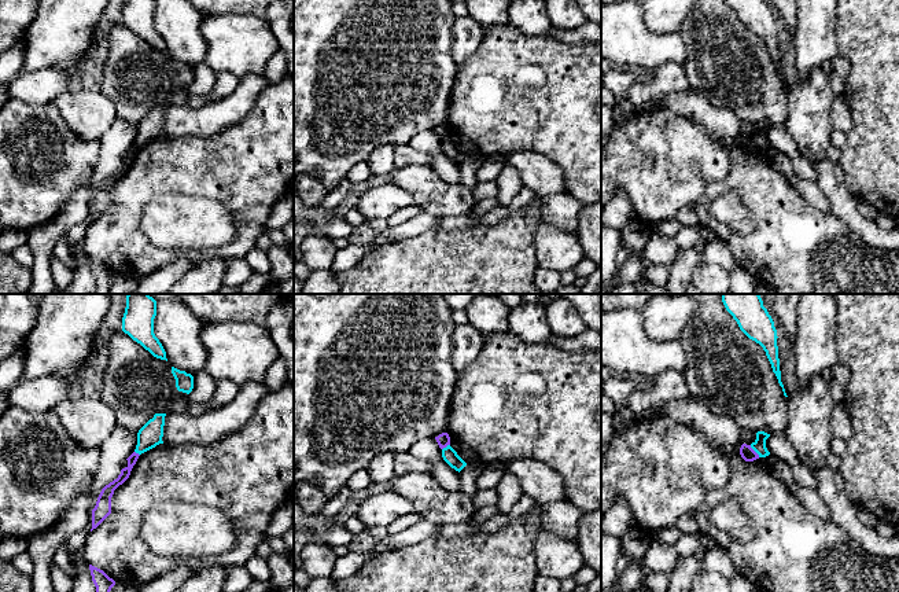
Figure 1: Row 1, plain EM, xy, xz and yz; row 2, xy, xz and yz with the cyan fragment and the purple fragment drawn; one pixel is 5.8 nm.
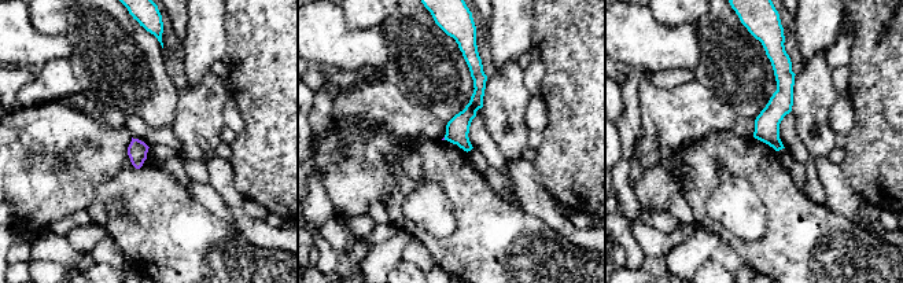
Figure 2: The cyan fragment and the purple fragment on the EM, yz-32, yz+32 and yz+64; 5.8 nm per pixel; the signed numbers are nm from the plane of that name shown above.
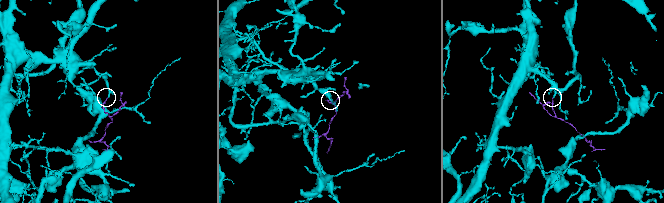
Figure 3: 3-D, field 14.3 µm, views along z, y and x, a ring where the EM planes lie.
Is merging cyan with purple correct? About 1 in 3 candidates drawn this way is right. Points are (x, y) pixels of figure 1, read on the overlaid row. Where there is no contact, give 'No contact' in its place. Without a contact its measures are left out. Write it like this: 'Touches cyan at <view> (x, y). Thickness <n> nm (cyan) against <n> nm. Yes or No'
Touches cyan at yz (754, 449). Thickness 80 nm (cyan) against 80 nm. No

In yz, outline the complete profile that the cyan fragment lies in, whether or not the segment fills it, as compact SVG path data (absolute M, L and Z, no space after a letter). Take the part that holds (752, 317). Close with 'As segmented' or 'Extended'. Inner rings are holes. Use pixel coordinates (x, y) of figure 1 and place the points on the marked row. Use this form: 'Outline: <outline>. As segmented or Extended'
Outline: M721 294L722 302L726 310L737 321L740 330L752 341L759 343L771 364L784 396L786 396L784 385L781 382L778 346L777 346L777 330L774 321L763 306L763 301L759 294Z. As segmented

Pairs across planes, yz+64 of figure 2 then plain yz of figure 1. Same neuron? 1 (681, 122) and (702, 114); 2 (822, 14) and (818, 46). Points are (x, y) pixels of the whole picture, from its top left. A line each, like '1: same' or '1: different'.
1: same
2: same

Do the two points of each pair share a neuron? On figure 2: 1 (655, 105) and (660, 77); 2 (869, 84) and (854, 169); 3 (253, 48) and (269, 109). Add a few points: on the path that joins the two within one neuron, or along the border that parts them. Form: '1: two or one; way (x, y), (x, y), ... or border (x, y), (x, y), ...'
1: two; border (690, 80), (670, 88), (658, 88), (642, 83)
2: one; way (869, 105), (869, 149)
3: one; way (268, 63), (269, 94)

